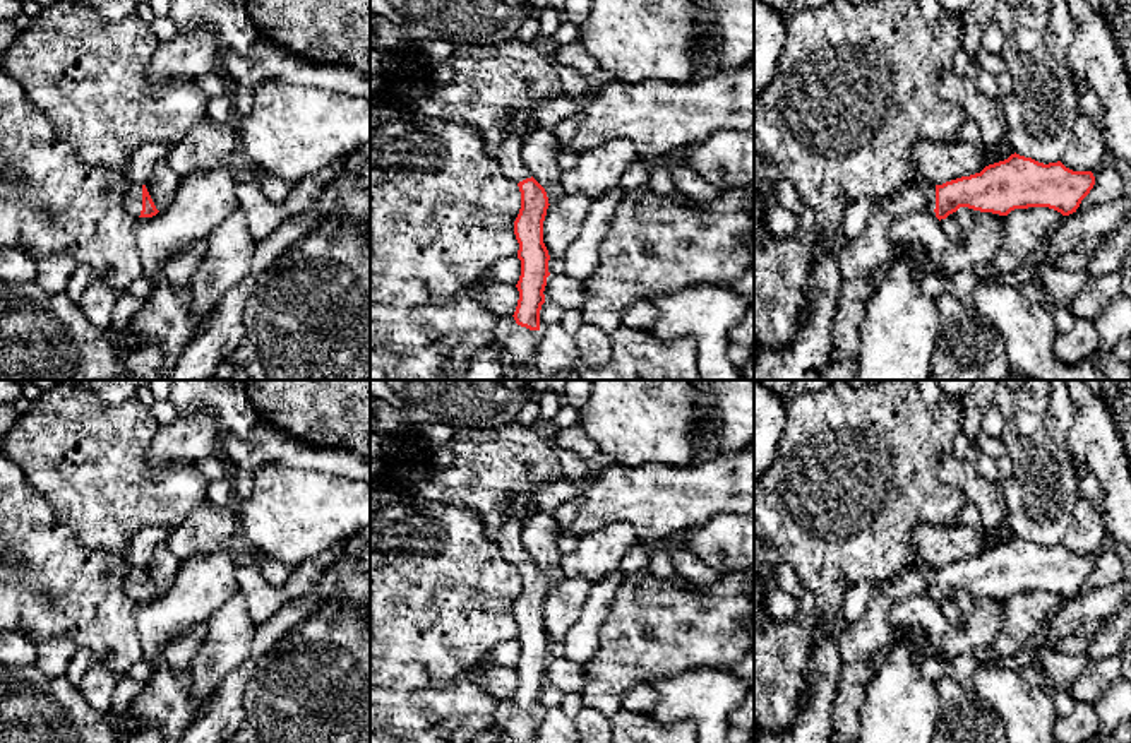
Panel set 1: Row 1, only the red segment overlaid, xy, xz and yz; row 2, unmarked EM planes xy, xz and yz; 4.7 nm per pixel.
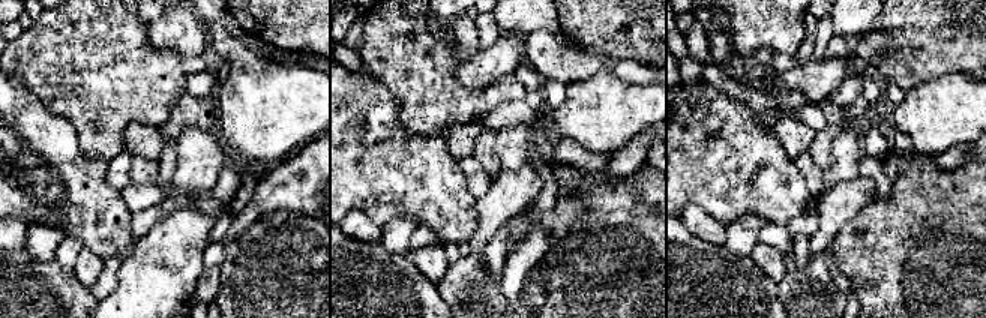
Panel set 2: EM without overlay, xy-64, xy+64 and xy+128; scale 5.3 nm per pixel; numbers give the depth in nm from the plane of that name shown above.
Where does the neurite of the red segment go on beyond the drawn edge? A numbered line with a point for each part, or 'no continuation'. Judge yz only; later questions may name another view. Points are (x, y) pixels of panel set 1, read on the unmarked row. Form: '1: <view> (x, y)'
1: yz (929, 574)

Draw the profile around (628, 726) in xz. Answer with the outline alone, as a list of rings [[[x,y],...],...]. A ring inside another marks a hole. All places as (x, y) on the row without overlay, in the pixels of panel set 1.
[[[620,709],[612,717],[612,743],[696,743],[696,726],[689,721],[661,724],[646,712]]]

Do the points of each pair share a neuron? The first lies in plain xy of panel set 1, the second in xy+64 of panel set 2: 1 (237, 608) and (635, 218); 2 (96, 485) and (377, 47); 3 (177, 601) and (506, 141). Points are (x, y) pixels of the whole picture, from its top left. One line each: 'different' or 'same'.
1: different
2: same
3: different

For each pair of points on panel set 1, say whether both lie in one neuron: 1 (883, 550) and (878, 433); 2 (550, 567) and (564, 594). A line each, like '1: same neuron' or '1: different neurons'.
1: same neuron
2: different neurons

